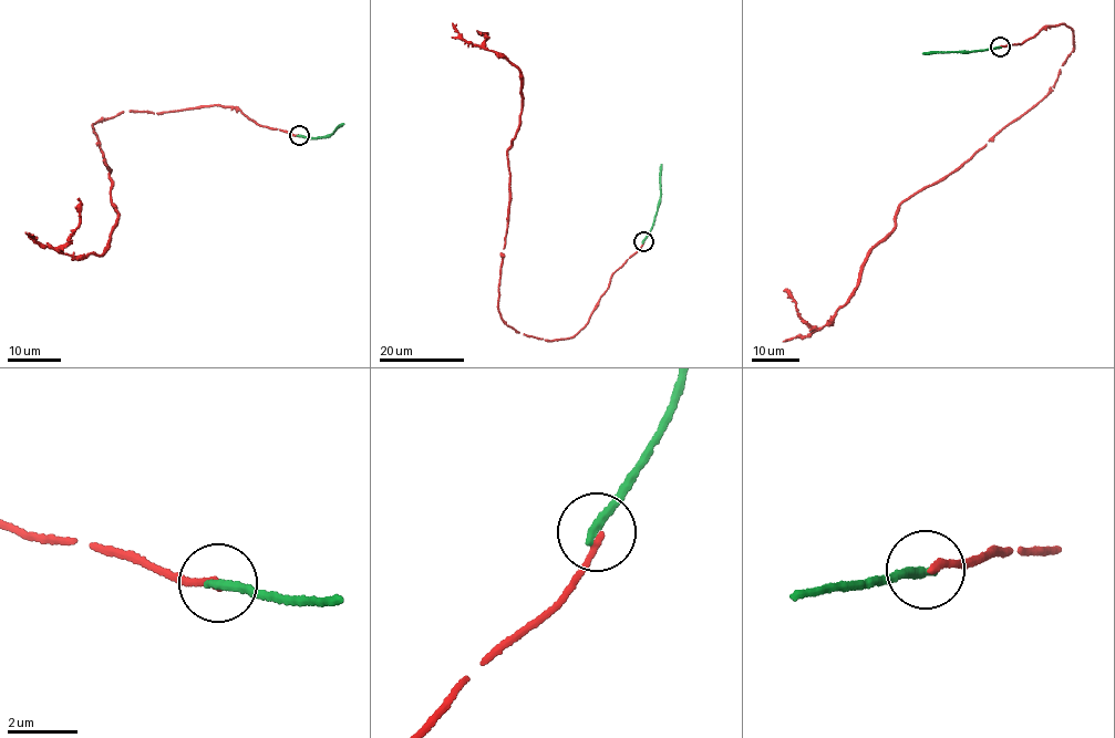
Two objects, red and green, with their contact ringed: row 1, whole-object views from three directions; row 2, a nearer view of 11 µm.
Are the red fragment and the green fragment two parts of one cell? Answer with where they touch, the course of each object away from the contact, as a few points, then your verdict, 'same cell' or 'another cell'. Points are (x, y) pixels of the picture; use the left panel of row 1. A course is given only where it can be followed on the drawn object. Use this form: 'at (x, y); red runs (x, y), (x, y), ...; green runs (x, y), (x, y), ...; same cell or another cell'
at (299, 135); red runs (298, 136), (216, 105), (122, 112), (92, 124), (119, 215), (101, 255), (59, 250), (76, 228), (79, 198); green runs (298, 135), (323, 137), (344, 124); another cell

